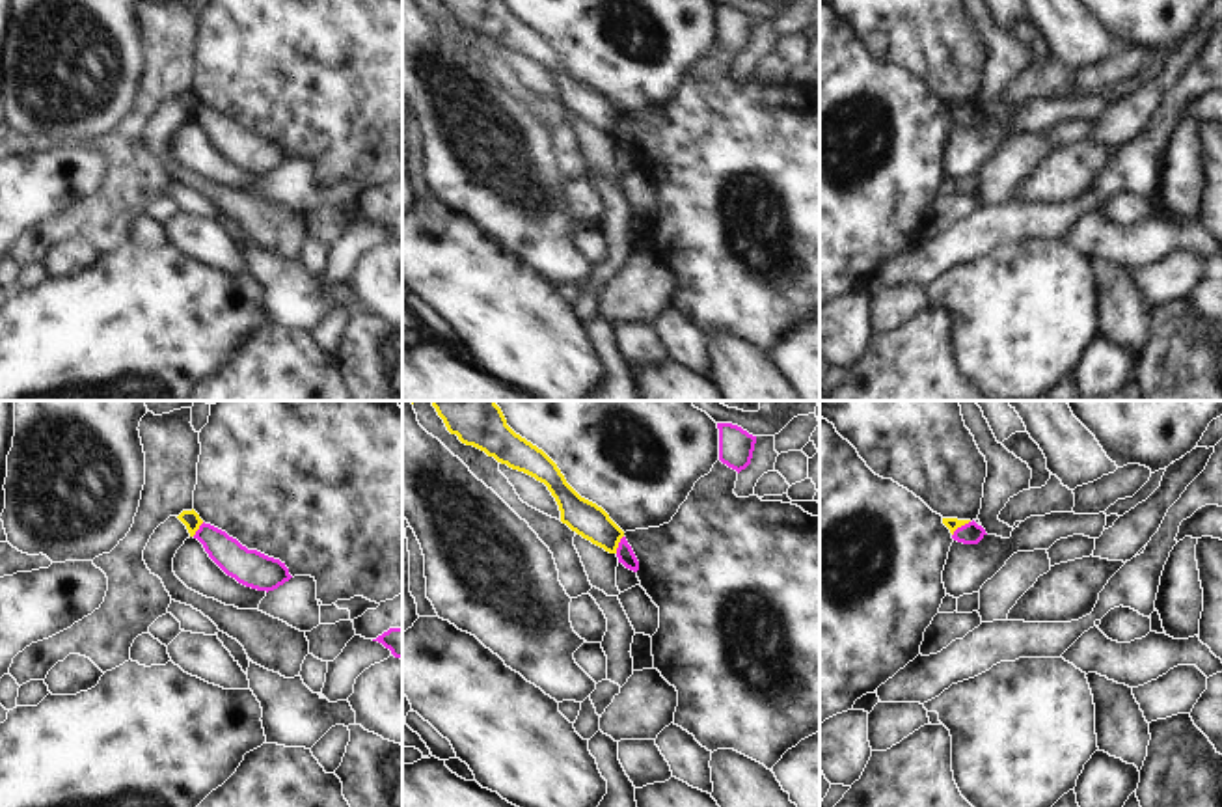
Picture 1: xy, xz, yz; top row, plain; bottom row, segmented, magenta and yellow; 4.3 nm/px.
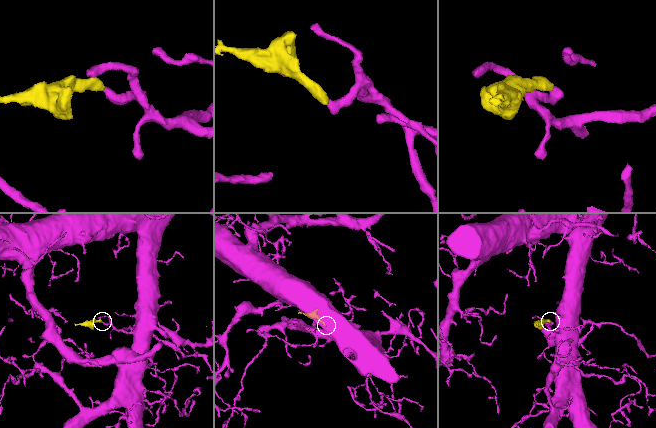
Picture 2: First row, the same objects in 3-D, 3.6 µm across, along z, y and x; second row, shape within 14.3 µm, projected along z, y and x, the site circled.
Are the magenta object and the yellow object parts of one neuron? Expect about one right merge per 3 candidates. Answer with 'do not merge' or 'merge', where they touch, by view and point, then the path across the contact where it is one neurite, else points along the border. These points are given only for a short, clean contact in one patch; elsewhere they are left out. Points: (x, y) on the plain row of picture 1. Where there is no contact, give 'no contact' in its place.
do not merge | yz (962, 109) | along yz (969, 103), (952, 118)

